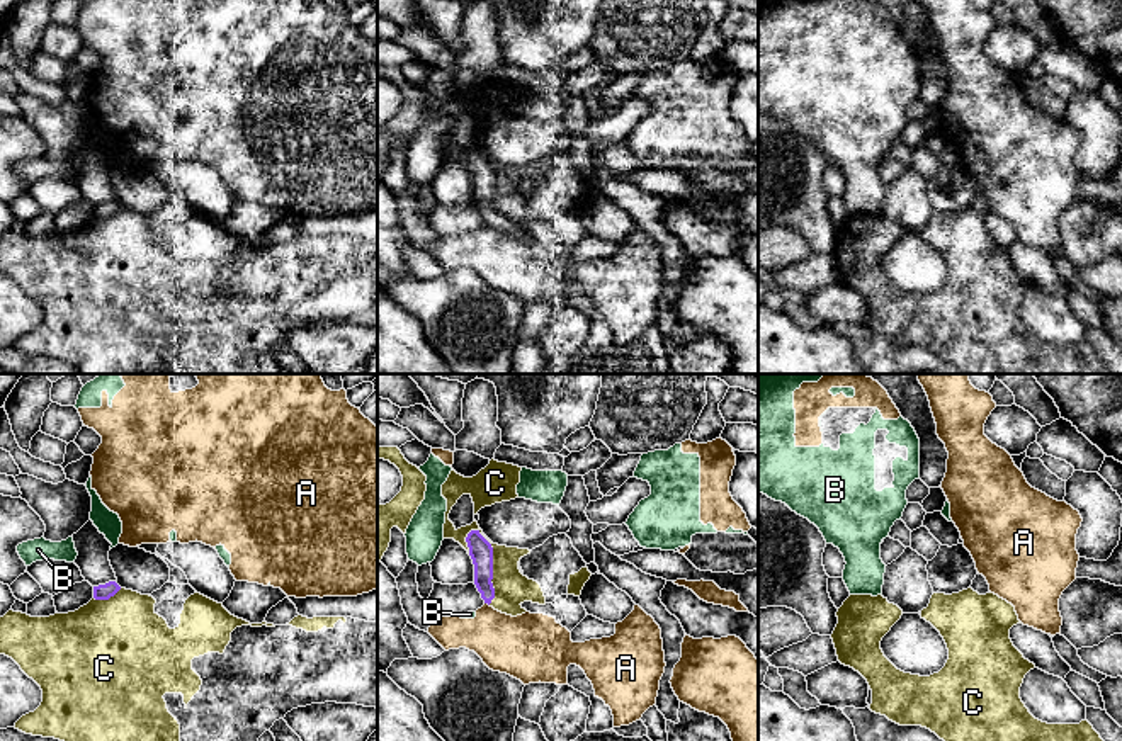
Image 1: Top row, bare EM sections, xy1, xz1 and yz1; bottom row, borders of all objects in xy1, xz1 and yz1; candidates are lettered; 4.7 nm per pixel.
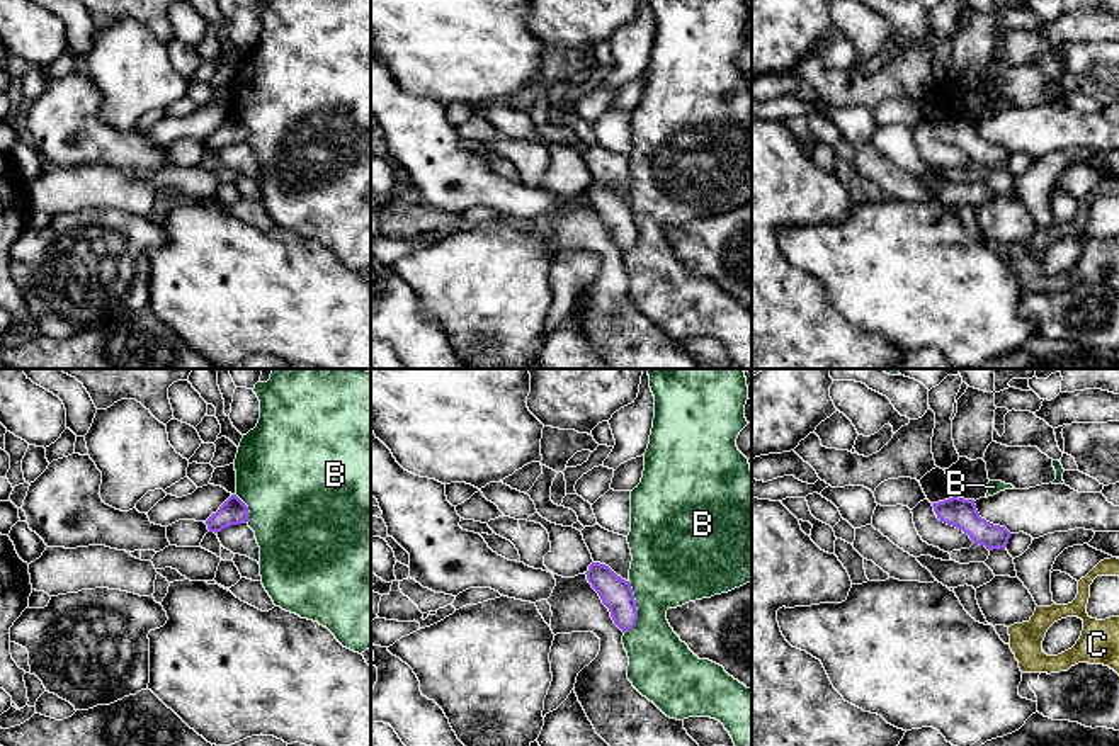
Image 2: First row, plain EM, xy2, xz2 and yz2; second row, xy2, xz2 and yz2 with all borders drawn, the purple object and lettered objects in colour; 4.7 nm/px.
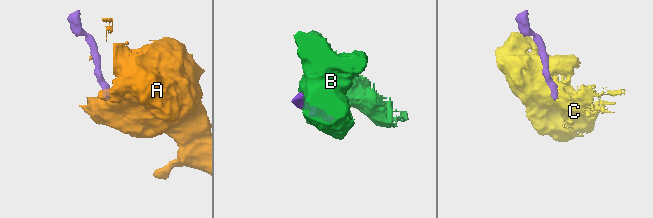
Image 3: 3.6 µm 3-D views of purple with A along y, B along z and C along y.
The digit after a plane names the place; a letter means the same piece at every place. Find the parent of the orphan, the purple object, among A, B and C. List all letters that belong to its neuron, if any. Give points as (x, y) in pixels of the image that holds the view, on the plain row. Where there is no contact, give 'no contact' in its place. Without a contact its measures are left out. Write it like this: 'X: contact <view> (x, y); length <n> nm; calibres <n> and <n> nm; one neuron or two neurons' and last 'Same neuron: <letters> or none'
A: contact xz1 (487, 221); length 30 nm; calibres 110 and 280 nm; two neurons
B: contact xz2 (636, 228); length 240 nm; calibres 160 and 360 nm; two neurons
C: contact xz1 (492, 184); length 380 nm; calibres 110 and 160 nm; one neuron
Same neuron: C

